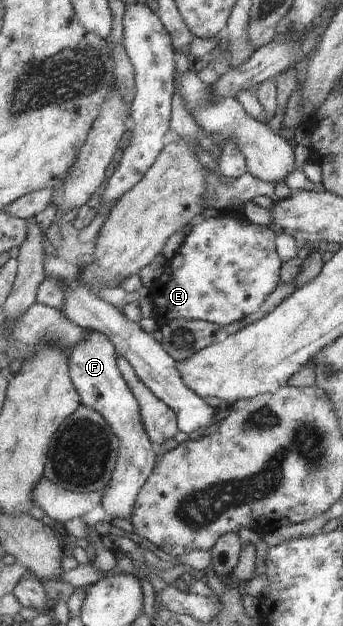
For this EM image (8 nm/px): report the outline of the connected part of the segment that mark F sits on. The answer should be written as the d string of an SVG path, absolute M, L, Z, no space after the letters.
M91 331L87 340L76 345L76 351L72 351L69 357L72 382L79 391L82 405L97 410L105 421L110 423L110 429L120 439L120 450L116 470L112 480L104 490L102 506L110 517L124 517L130 520L132 511L136 506L136 497L139 497L140 489L148 482L148 477L155 473L156 447L152 445L147 430L144 429L141 408L138 399L126 385L120 369L116 364L119 355L114 343L104 333Z

